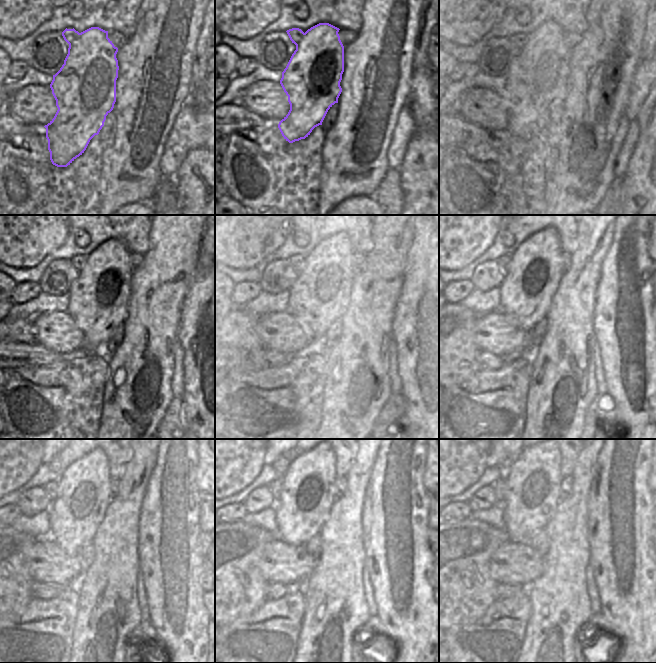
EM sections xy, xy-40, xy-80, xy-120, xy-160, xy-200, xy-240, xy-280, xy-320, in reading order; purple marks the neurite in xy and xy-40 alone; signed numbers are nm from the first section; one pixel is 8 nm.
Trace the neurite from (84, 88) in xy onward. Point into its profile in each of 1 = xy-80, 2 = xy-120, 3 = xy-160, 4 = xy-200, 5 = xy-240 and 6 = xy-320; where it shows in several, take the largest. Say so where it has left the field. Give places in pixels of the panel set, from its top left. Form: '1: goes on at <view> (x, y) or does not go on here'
1: goes on at xy-80 (536, 79)
2: goes on at xy-120 (98, 298)
3: goes on at xy-160 (320, 298)
4: goes on at xy-200 (536, 268)
5: goes on at xy-240 (83, 495)
6: goes on at xy-320 (533, 484)

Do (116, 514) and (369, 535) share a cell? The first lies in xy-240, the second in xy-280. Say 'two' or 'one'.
two

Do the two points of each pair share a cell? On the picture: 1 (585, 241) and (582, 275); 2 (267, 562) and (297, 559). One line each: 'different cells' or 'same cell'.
1: same cell
2: same cell

